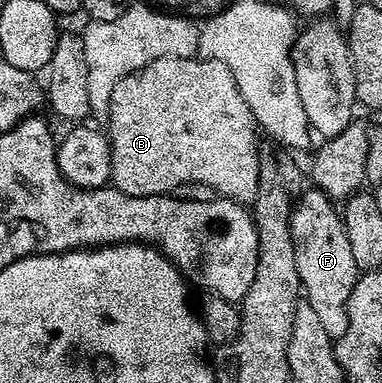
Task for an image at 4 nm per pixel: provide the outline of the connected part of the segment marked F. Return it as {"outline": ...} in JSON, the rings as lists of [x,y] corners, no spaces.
{"outline":[[[309,188],[292,207],[290,232],[304,301],[311,304],[327,336],[336,340],[347,332],[347,300],[351,300],[351,288],[355,288],[359,271],[347,240],[344,217],[333,206],[321,190]]]}

